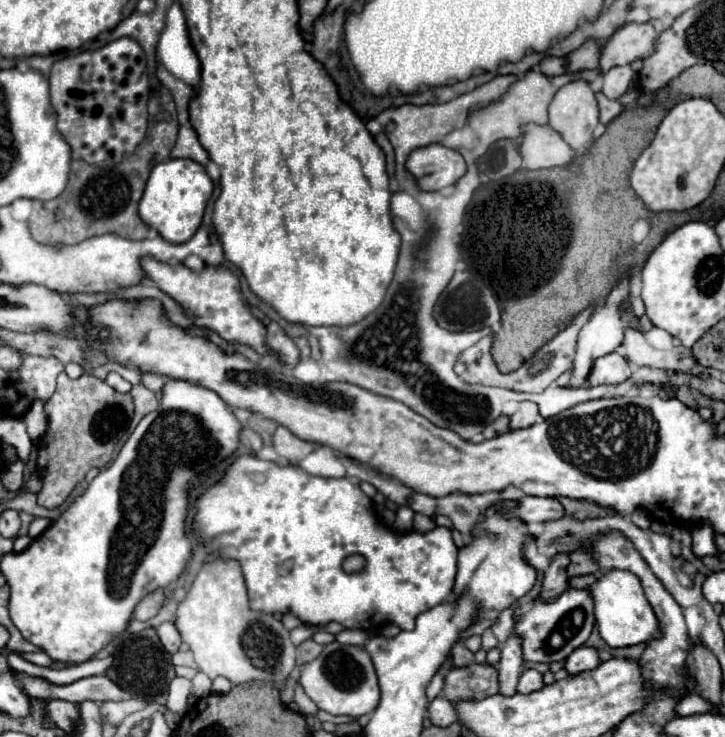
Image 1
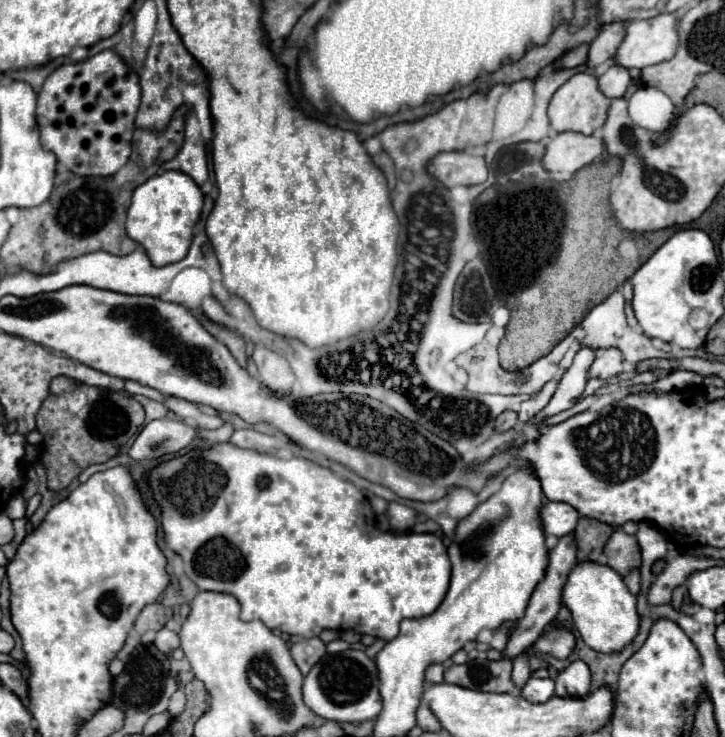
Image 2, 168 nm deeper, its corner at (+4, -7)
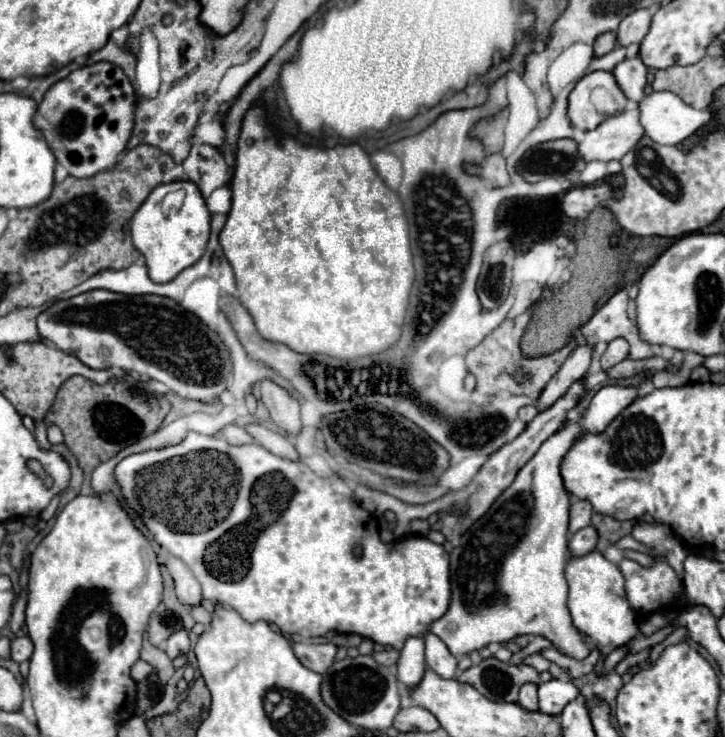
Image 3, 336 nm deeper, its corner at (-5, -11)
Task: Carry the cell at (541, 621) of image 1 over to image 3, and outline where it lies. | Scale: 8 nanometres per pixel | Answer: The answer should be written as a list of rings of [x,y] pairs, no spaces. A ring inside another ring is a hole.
[[[527,682],[521,686],[519,704],[527,710],[537,710],[537,686],[533,682]]]

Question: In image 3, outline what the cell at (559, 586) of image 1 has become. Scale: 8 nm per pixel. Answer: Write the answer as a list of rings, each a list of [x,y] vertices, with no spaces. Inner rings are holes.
[[[587,526],[587,528],[583,528],[571,536],[569,554],[571,554],[571,558],[585,556],[585,554],[595,550],[595,544],[597,544],[597,532],[593,526]]]

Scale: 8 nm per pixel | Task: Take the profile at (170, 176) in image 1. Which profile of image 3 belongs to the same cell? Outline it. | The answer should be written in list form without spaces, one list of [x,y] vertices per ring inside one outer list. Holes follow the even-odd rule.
[[[183,180],[159,184],[131,220],[133,244],[145,256],[149,278],[153,282],[169,282],[181,270],[195,264],[205,252],[211,228],[209,224],[211,212],[207,210],[205,198],[201,196],[197,184]]]

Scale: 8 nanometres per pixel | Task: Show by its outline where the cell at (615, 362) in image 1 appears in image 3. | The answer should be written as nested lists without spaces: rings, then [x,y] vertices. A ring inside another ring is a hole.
[[[617,338],[607,346],[607,350],[601,358],[601,366],[603,366],[603,370],[609,370],[615,364],[619,364],[621,360],[625,360],[627,356],[629,356],[629,344],[623,338]]]

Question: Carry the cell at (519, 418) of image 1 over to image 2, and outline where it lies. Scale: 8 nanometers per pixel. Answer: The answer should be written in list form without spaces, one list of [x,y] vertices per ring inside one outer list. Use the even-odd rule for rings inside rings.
[[[550,380],[548,384],[544,384],[544,388],[540,392],[536,392],[530,400],[522,402],[520,406],[520,412],[518,412],[518,418],[520,422],[528,422],[530,418],[534,418],[552,398],[552,394],[556,392],[556,386],[558,386],[558,380]]]

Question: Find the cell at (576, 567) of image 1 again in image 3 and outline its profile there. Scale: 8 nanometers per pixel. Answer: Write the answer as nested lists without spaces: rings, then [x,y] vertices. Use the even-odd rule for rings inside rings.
[[[593,514],[591,518],[591,526],[599,532],[599,542],[597,542],[597,552],[605,552],[609,546],[617,544],[623,536],[631,534],[635,520],[627,520],[627,522],[619,522],[611,516],[603,516],[603,514]]]

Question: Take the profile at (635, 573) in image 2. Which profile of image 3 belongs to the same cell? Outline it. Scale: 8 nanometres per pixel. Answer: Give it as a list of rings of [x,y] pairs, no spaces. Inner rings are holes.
[[[625,558],[619,564],[619,570],[625,576],[627,600],[641,616],[683,600],[683,584],[667,562],[655,560],[653,568],[643,568]]]

